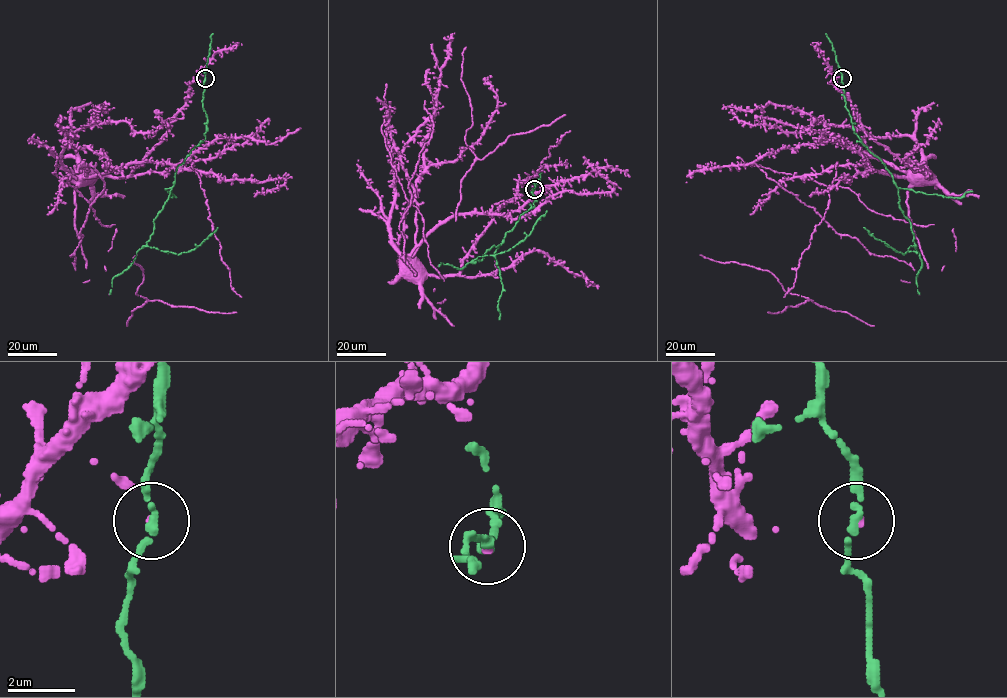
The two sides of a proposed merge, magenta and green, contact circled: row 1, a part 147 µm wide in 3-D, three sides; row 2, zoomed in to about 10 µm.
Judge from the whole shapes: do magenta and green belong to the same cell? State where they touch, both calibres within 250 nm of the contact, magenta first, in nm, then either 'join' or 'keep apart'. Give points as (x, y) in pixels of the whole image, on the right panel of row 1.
(842, 78) | 110/240 nm | join

